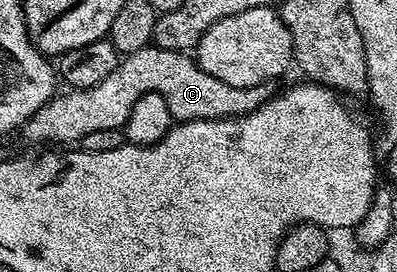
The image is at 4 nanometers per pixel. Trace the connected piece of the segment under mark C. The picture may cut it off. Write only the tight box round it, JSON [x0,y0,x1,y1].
[22,45,274,144]

